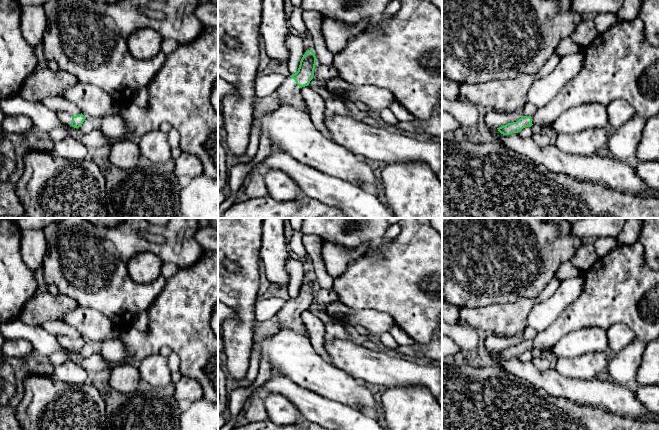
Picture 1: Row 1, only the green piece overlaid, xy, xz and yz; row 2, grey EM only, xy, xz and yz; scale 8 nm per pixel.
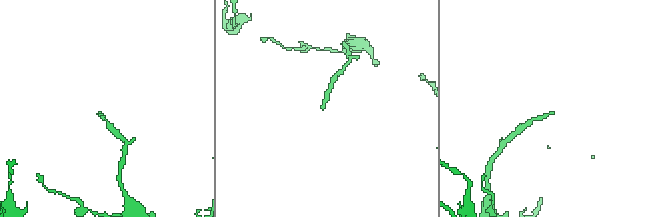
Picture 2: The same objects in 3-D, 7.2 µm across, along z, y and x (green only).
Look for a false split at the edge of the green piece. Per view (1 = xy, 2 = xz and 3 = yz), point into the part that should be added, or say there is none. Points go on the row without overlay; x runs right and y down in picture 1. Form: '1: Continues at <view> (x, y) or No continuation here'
1: Continues at xy (63, 340)
2: Continues at xz (288, 318)
3: Continues at yz (619, 287)

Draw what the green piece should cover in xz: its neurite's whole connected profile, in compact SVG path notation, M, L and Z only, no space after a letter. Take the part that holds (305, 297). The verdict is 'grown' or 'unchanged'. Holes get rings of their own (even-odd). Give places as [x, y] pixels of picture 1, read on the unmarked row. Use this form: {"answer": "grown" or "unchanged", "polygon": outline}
{"answer": "grown", "polygon": "M313 274L306 275L300 285L298 295L288 301L275 316L261 323L254 321L253 334L268 339L282 330L291 330L308 337L300 315L313 303L315 289L316 280Z"}

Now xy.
{"answer": "grown", "polygon": "M56 336L59 343L64 347L67 348L69 350L72 350L74 352L79 352L84 344L86 343L86 341L81 337L79 339L76 340L71 340L66 336Z"}

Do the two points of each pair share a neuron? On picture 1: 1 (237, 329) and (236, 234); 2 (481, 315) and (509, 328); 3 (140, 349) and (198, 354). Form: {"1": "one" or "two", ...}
{"1": "one", "2": "one", "3": "one"}

